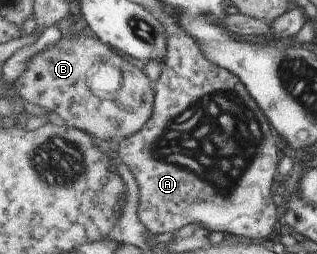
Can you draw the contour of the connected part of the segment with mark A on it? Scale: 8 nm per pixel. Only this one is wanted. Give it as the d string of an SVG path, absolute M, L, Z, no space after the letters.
M179 32L167 40L164 68L155 82L154 115L133 136L122 139L117 158L134 175L139 188L138 218L152 234L179 232L187 225L201 224L207 230L241 238L270 238L279 212L273 200L273 182L279 168L277 130L269 124L245 83L231 70L207 60L193 36Z

